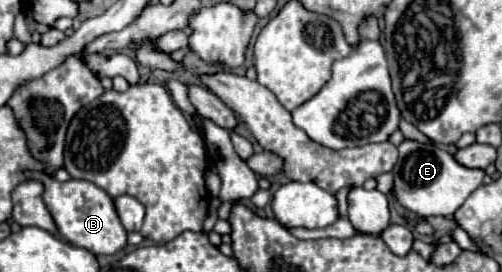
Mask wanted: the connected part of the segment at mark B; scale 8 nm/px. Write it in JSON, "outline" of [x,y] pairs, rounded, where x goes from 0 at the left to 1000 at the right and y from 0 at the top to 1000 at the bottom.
{"outline":[[[50,629],[48,643],[56,658],[88,673],[88,746],[112,813],[116,857],[131,886],[139,886],[151,908],[167,908],[191,938],[195,930],[219,938],[251,908],[251,842],[239,827],[227,739],[223,724],[215,724],[215,710],[207,710],[207,695],[163,658],[135,658],[120,673],[86,632]]]}

